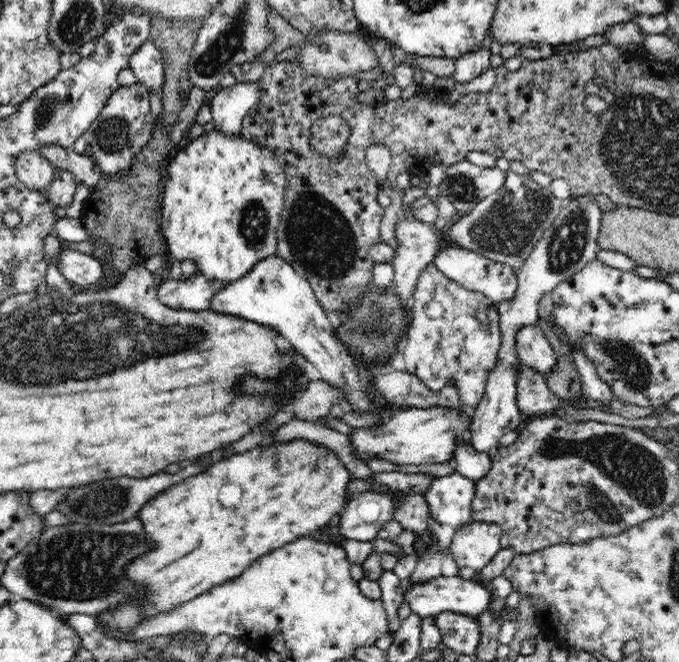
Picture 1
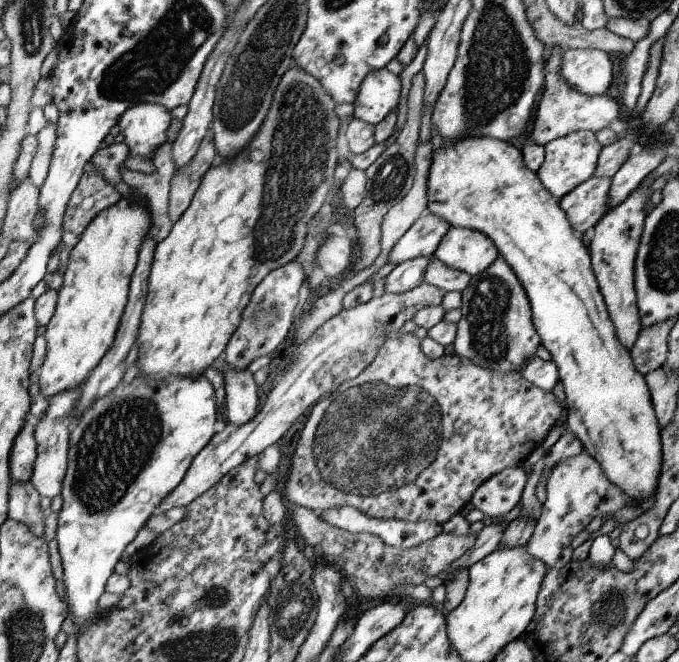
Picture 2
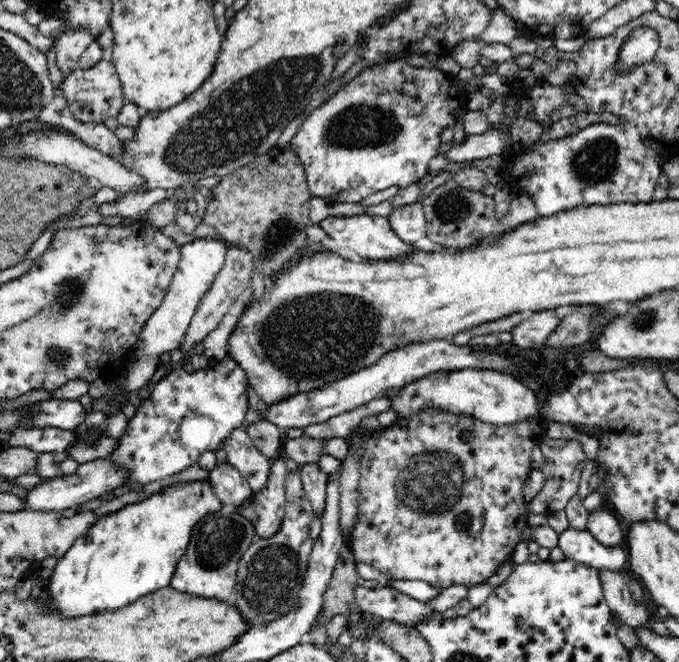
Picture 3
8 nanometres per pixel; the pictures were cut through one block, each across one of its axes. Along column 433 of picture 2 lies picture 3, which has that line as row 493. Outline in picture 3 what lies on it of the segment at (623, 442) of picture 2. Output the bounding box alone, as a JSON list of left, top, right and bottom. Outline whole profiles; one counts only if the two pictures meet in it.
[48,480,223,619]

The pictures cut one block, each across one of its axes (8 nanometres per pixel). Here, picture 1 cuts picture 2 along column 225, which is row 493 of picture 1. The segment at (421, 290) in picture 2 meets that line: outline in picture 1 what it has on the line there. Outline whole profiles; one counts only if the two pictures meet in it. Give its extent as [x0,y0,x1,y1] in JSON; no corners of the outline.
[424,472,474,529]

